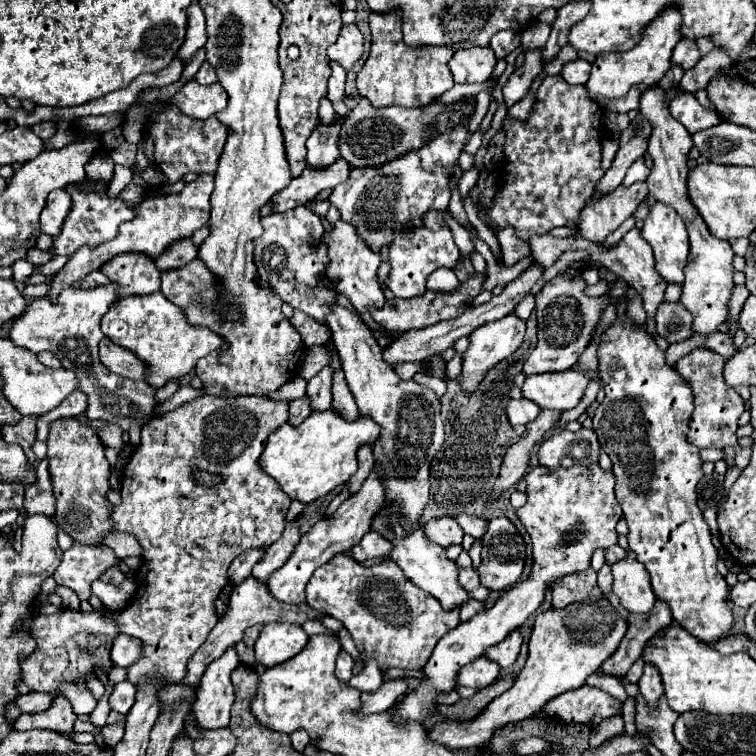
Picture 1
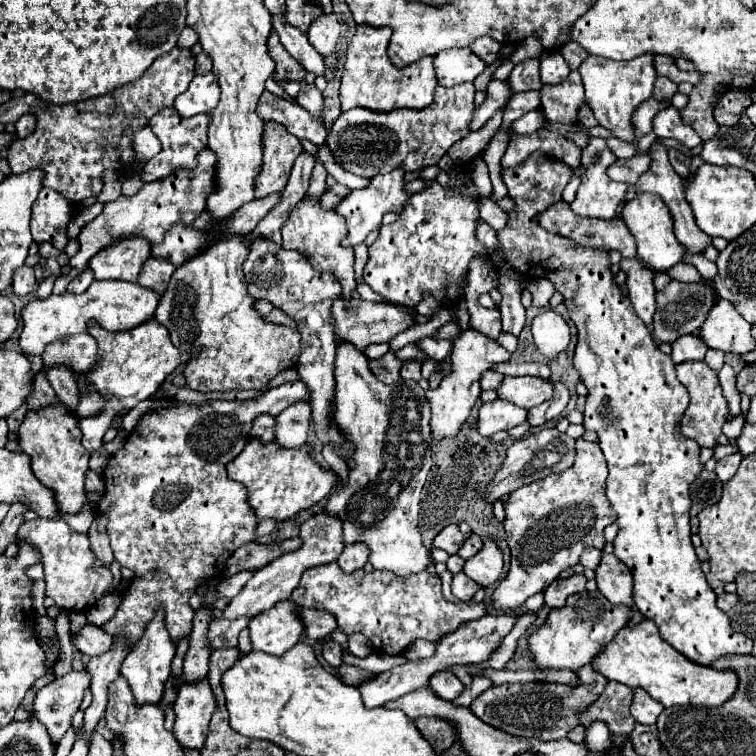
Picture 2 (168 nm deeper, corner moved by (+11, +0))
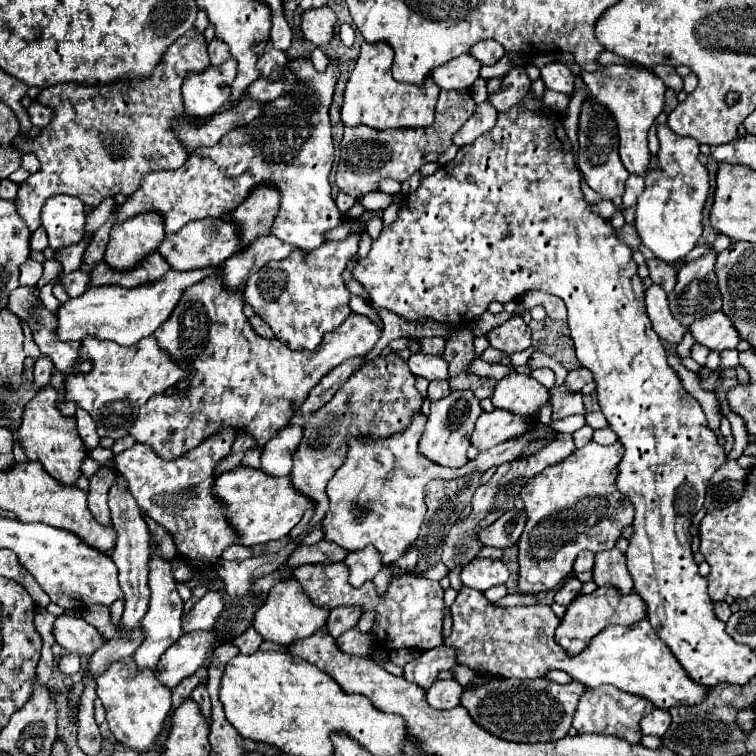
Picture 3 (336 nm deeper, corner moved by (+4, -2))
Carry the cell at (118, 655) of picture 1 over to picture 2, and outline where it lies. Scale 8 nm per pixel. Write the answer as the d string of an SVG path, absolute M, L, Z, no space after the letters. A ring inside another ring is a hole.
M85 625L77 637L79 651L89 657L107 653L111 645L113 645L113 637L105 635L105 631L101 631L101 627L95 627L95 625Z

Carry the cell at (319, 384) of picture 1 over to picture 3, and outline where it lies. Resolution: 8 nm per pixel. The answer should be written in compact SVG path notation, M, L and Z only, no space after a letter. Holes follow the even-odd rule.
M288 427L276 441L270 441L262 449L260 457L260 469L268 473L270 477L284 477L292 469L292 453L296 451L296 445L302 437L302 427Z

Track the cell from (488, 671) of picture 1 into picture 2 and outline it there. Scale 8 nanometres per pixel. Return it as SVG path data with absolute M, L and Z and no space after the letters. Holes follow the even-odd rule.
M437 671L431 679L429 685L435 689L435 693L445 699L445 701L453 701L455 697L461 695L461 691L465 689L463 683L459 681L457 675L453 675L451 671Z

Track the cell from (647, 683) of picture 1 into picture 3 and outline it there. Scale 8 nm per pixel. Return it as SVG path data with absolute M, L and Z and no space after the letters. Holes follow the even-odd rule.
M654 709L652 713L648 713L640 721L640 729L642 729L644 735L658 735L658 737L662 737L668 731L670 723L672 723L672 719L670 719L670 713L668 711Z

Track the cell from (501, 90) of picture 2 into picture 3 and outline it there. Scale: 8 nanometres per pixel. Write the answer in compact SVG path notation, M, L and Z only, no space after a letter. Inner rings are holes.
M480 103L474 107L474 115L460 127L460 131L452 137L454 145L464 147L468 143L472 143L474 139L478 139L482 133L486 133L488 129L492 129L492 125L496 123L498 111L492 111L492 107L488 107L488 103Z

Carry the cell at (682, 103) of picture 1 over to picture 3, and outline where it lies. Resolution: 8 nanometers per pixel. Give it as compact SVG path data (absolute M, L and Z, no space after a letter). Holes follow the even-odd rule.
M658 125L658 163L646 175L646 187L636 203L636 231L644 245L662 261L674 263L692 251L702 235L702 209L710 189L708 169L698 161L698 141L676 137L666 125Z

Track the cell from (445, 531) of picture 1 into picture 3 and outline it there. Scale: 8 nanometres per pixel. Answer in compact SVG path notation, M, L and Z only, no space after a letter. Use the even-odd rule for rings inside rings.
M514 507L500 519L496 519L488 529L484 529L484 533L480 533L480 541L484 541L484 545L498 549L512 547L518 543L524 525L526 525L526 511Z

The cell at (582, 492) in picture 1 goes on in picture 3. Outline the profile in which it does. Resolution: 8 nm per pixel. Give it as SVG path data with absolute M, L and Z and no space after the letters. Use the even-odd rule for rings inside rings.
M590 441L586 447L576 449L572 455L568 455L564 461L546 467L542 473L532 477L524 489L520 491L520 497L524 499L524 507L528 513L526 529L518 541L520 555L520 581L518 587L522 593L540 593L540 591L550 591L560 585L572 573L574 559L580 551L588 549L592 553L612 549L616 541L622 535L622 529L632 525L634 519L634 505L618 491L616 487L616 477L618 477L618 463L622 461L624 455L624 445L614 443L610 447L598 445Z

